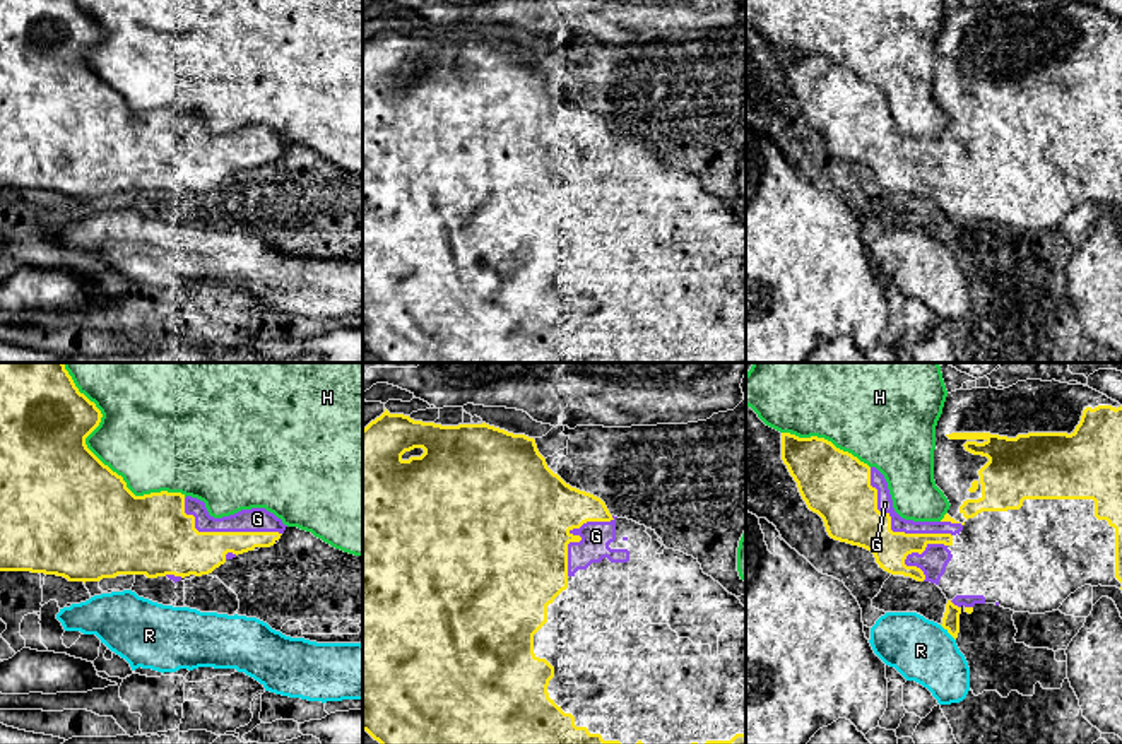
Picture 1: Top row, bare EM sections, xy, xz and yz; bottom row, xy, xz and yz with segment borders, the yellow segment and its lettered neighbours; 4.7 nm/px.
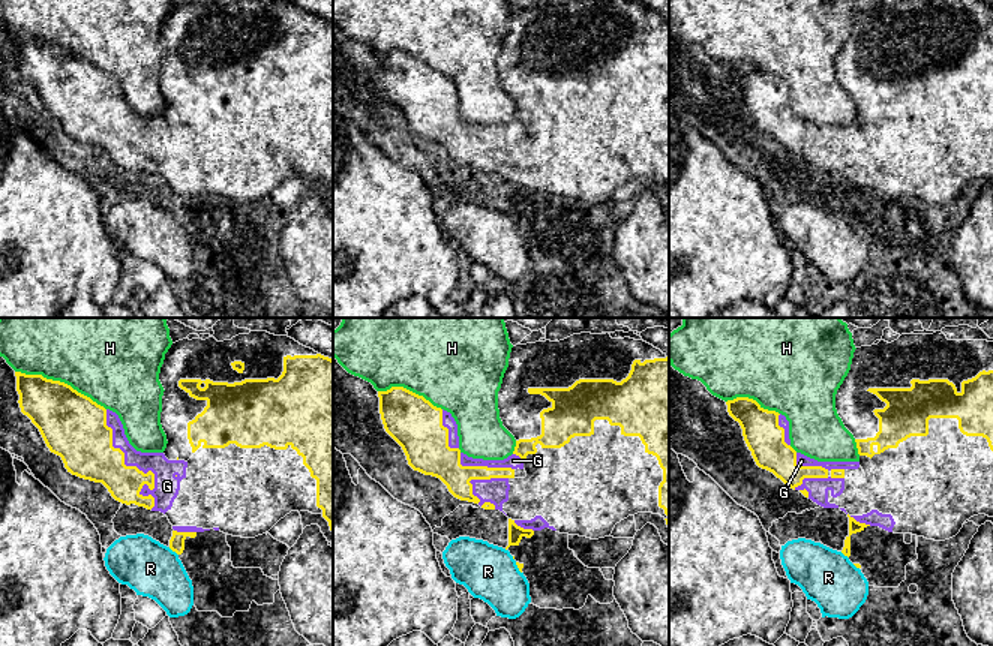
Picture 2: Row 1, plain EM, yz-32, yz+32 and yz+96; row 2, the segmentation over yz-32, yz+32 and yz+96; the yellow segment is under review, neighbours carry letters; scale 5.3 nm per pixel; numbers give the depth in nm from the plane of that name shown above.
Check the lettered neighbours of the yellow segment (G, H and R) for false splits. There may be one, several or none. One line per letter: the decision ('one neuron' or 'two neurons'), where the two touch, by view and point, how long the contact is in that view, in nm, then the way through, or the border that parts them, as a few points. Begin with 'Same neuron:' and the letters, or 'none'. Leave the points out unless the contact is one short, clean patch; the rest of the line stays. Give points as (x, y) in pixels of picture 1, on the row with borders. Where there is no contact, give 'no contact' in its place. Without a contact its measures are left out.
Same neuron: G
G: one neuron | yz (890, 527) | 500 nm
H: two neurons | xy (94, 455) | 850 nm
R: two neurons | yz (948, 631) | 110 nm

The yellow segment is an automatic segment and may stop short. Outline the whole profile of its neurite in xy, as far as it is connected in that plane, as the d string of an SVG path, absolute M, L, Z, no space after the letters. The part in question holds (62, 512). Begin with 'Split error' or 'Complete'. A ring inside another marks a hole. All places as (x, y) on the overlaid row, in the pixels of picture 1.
Split error. M0 363L0 571L31 571L63 576L68 582L99 582L118 575L145 575L147 578L168 576L174 583L185 576L209 575L227 559L274 546L286 527L280 518L265 508L241 510L234 515L214 518L205 503L181 493L151 493L135 496L121 475L104 465L86 445L86 438L99 426L101 410L79 392L63 363Z

